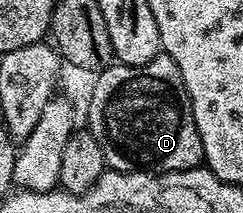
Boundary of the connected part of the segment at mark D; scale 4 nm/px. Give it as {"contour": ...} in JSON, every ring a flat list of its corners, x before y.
{"contour":[[161,54,142,66,113,62,93,80,86,128,98,138,111,171,181,172,204,164,202,138,174,58]]}

